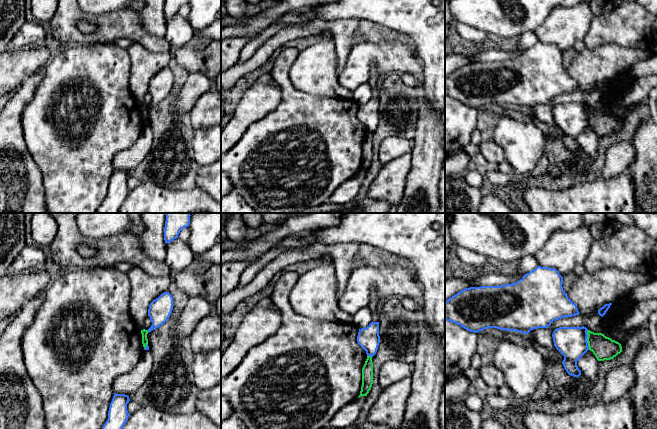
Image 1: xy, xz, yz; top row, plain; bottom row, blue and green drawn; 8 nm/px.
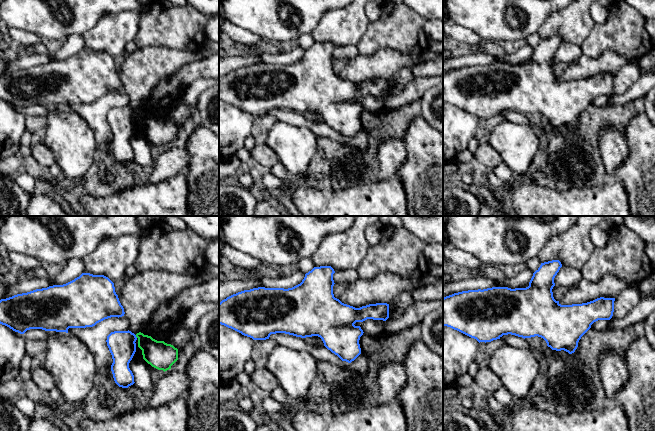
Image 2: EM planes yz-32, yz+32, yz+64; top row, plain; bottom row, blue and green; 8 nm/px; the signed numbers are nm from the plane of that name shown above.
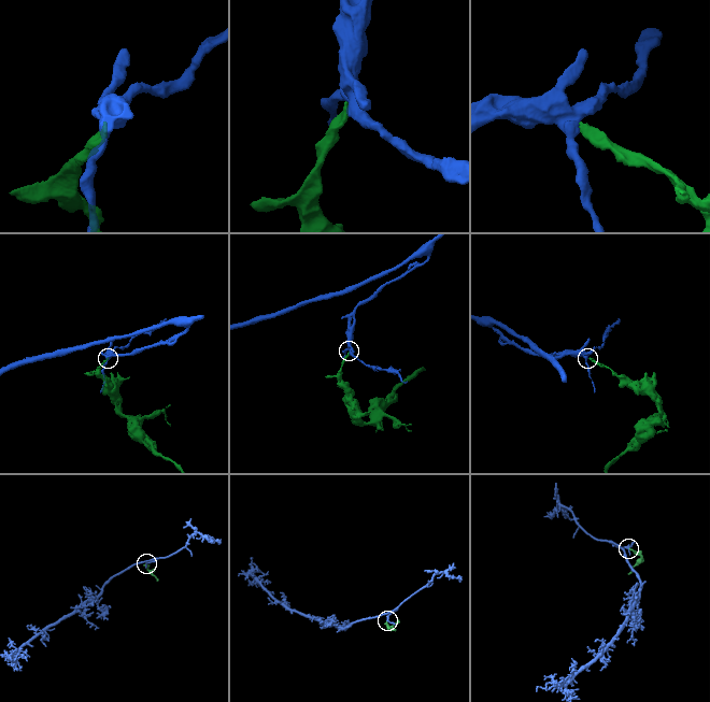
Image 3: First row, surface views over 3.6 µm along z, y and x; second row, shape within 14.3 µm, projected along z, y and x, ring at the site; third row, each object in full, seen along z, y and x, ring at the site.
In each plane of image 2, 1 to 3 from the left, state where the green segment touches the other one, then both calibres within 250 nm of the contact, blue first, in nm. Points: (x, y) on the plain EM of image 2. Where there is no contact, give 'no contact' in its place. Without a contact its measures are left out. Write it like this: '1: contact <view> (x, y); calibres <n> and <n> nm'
1: contact yz-32 (135, 112); calibres 220 and 220 nm
2: no contact
3: no contact

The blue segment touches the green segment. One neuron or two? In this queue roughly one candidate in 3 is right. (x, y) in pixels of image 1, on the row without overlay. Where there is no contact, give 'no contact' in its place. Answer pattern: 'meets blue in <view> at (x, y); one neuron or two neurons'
meets blue in yz at (586, 116); two neurons

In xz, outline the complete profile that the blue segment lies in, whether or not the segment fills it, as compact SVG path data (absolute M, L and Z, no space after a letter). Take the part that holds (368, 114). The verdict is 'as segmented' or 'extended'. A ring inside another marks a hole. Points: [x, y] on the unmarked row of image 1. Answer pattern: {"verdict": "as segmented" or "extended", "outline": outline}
{"verdict": "as segmented", "outline": "M371 98L366 104L359 105L357 118L366 127L367 132L373 133L380 119L379 98Z"}

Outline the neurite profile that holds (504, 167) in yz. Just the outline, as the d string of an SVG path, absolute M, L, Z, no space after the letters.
M506 160L499 163L497 165L497 167L498 167L498 171L500 171L504 174L508 174L508 175L513 175L514 174L512 166Z

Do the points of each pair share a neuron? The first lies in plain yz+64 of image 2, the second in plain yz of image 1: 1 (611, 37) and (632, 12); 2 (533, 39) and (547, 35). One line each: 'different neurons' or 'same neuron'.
1: same neuron
2: different neurons

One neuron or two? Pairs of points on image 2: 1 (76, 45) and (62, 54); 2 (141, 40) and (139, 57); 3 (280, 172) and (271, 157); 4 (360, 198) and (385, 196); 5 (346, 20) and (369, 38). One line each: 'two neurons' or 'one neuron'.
1: one neuron
2: two neurons
3: two neurons
4: one neuron
5: two neurons

